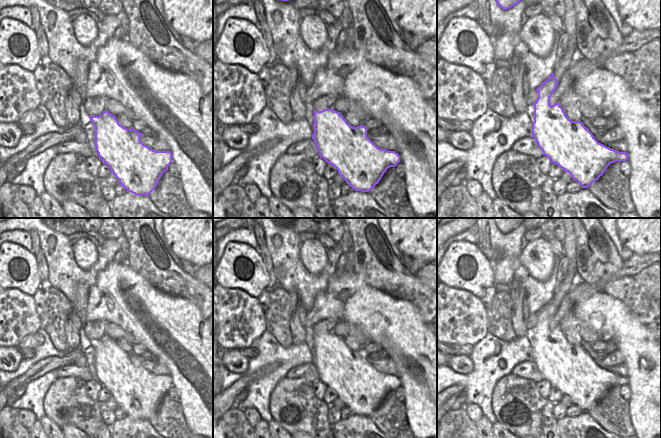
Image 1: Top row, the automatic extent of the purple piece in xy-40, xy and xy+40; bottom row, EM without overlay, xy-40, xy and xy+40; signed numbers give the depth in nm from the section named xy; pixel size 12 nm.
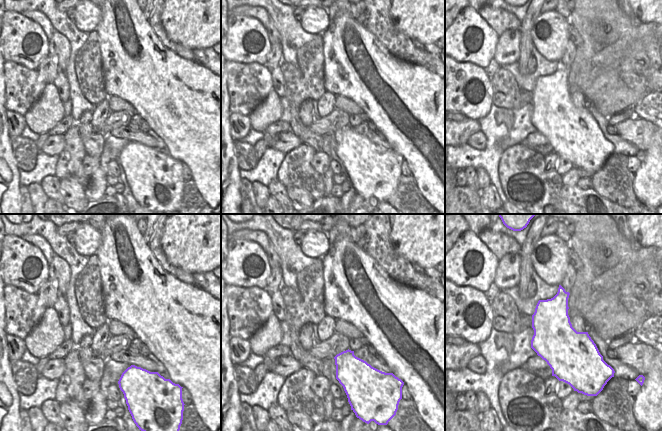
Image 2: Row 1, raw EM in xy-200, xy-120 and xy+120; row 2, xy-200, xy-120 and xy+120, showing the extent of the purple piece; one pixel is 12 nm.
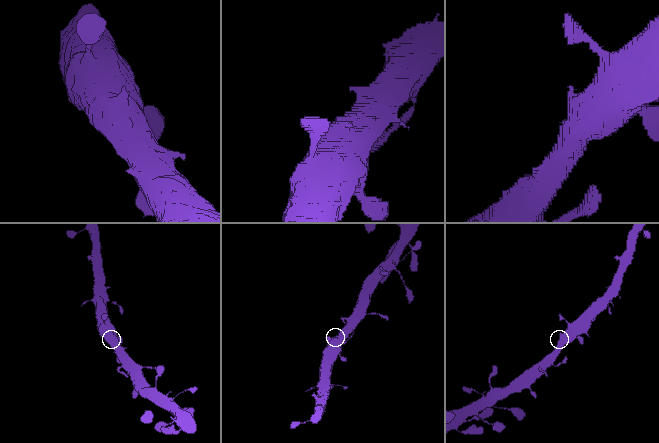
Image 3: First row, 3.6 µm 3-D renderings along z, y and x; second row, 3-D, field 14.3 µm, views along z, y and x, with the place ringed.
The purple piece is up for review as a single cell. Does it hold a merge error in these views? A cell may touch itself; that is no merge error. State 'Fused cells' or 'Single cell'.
Single cell.

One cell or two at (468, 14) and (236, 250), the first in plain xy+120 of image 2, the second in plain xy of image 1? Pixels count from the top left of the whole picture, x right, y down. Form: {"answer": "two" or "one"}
{"answer": "one"}

